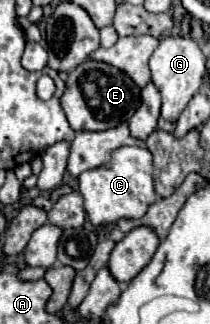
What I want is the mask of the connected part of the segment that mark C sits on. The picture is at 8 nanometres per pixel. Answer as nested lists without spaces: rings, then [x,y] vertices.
[[[122,146],[116,148],[112,152],[112,160],[104,166],[86,170],[78,176],[78,190],[84,196],[84,208],[86,214],[90,218],[92,224],[100,226],[100,224],[116,224],[120,218],[142,218],[148,210],[150,204],[154,204],[158,200],[158,194],[154,192],[154,184],[152,184],[152,156],[144,146]]]

